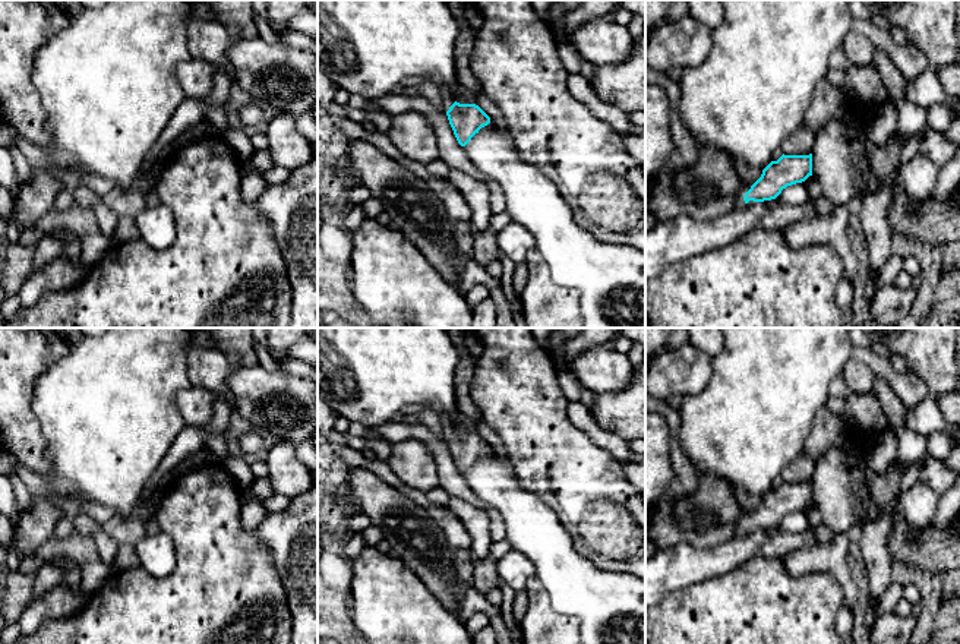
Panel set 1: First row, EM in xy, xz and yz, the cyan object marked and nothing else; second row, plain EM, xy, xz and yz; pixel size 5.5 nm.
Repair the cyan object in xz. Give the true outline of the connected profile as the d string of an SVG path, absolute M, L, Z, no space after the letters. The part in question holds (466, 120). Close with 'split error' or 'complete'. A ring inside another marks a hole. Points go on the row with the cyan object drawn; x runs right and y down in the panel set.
M436 79L435 83L443 100L443 110L448 116L454 135L461 146L465 146L479 130L490 123L490 117L479 107L477 95L467 92L460 85L457 89L448 89Z; split error

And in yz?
M812 154L781 155L771 161L752 186L736 192L735 209L745 209L757 202L776 199L787 186L802 183L812 176Z; split error

